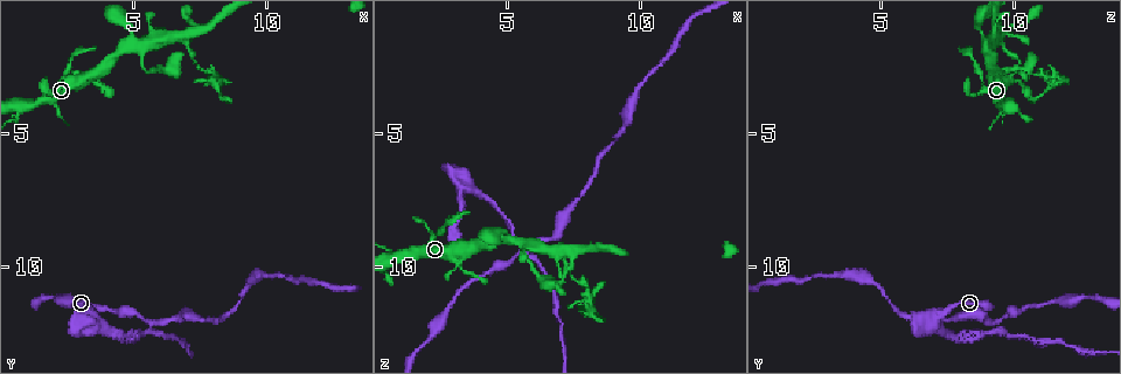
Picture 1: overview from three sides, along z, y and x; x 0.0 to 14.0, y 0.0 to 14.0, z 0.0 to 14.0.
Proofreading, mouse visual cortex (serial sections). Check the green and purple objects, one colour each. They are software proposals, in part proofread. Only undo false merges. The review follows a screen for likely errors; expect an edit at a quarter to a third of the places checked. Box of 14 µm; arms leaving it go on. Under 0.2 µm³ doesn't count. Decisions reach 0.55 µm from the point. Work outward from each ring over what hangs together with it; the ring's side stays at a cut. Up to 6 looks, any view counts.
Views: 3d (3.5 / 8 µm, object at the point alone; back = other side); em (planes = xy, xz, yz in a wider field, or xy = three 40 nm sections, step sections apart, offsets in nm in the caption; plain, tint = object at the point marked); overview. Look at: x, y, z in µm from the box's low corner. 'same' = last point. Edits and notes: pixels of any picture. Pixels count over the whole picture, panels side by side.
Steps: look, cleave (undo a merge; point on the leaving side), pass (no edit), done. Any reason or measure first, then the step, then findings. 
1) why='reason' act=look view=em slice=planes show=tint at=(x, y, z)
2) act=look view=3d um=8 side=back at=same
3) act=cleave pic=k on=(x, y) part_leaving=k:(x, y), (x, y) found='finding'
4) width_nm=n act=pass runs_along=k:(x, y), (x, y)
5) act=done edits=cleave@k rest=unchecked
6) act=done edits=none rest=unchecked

why='sharp bend' act=look view=3d um=3.5 at=(3.5, 12.1, 7.0)

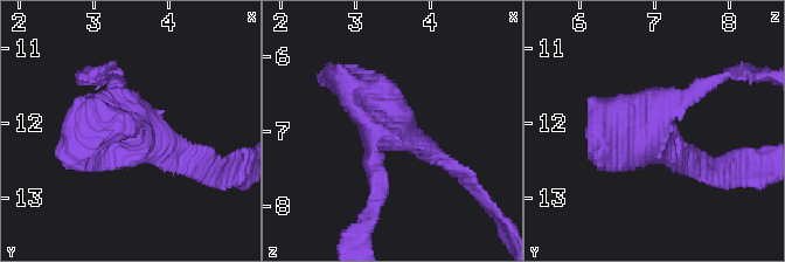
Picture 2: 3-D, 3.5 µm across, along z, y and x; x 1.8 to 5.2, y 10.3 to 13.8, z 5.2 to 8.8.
act=look view=em slice=xy step=2 show=tint at=(3.40, 12.05, 6.95)

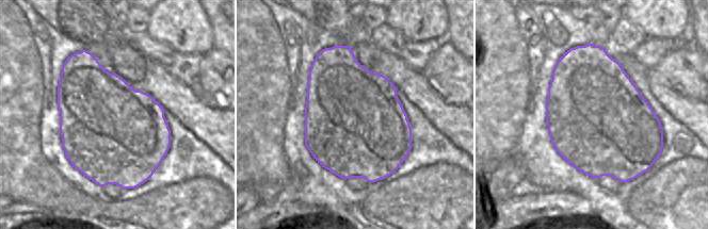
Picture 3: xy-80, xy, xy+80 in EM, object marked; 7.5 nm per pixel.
act=pass runs_along=2:(115, 82), (111, 122), (182, 150) found='continuous, no second cell'

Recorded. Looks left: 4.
why='a narrow waist' act=look view=3d um=3.5 at=(5.6, 12.3, 9.3)

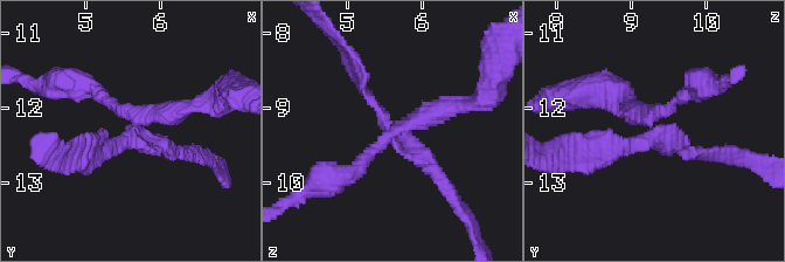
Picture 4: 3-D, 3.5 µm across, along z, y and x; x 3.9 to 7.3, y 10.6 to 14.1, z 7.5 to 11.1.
arms=4 arm_widths_nm=150,200,200,300 act=pass runs_along=4:(359, 68), (391, 128), (456, 107) found='one cell here'

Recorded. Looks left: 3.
why='looks like a crossing' act=look view=3d um=3.5 at=(4.9, 1.7, 9.1)

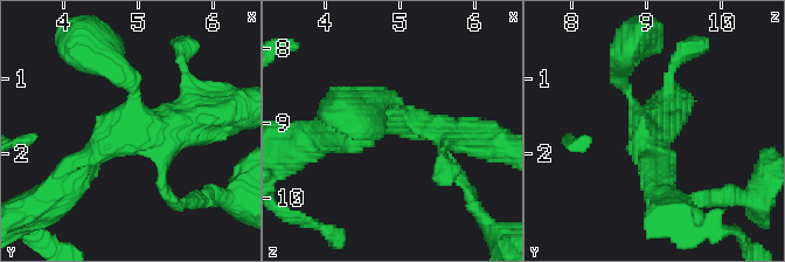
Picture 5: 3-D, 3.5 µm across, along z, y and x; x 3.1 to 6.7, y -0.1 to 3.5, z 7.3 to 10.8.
act=look view=em slice=planes show=tint at=(5.05, 1.75, 9.00)

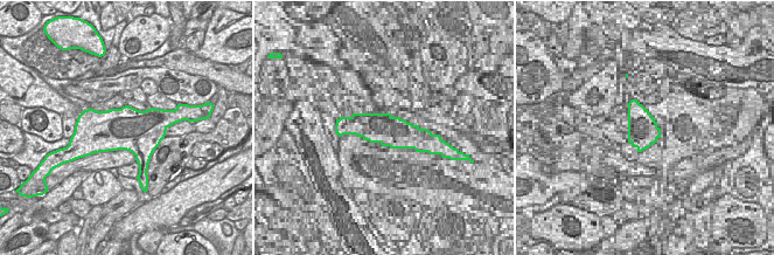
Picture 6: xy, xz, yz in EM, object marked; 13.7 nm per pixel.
arm_widths_nm=150,200,300,350 act=pass found='one cell here'

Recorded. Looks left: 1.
act=done edits=none rest=unchecked

